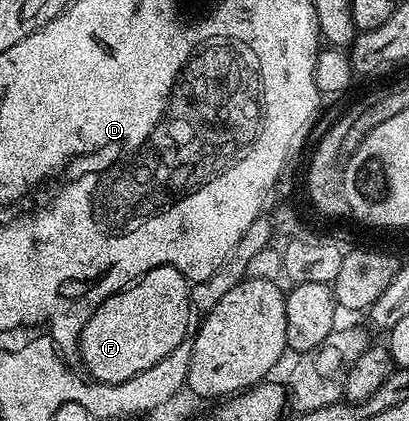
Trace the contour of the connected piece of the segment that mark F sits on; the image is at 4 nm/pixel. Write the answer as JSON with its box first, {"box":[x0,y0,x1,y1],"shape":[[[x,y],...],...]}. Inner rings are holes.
{"box":[80,267,190,383],"shape":[[[156,267],[122,291],[105,297],[80,334],[81,363],[97,383],[128,381],[183,345],[189,335],[190,314],[190,282],[176,267]]]}

